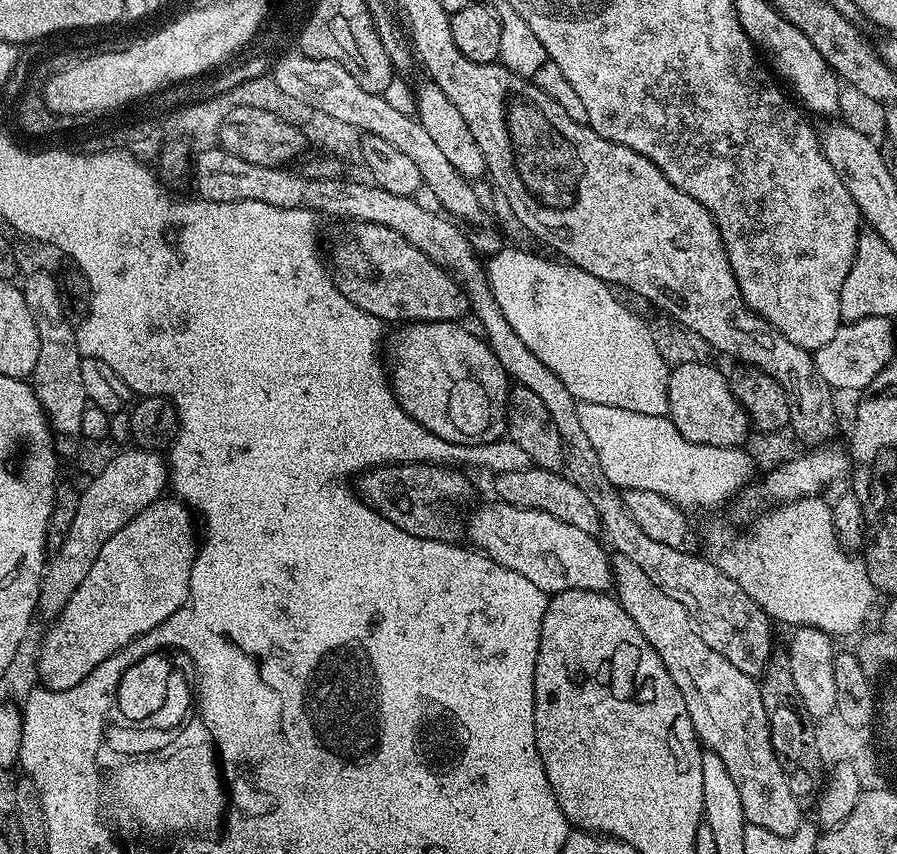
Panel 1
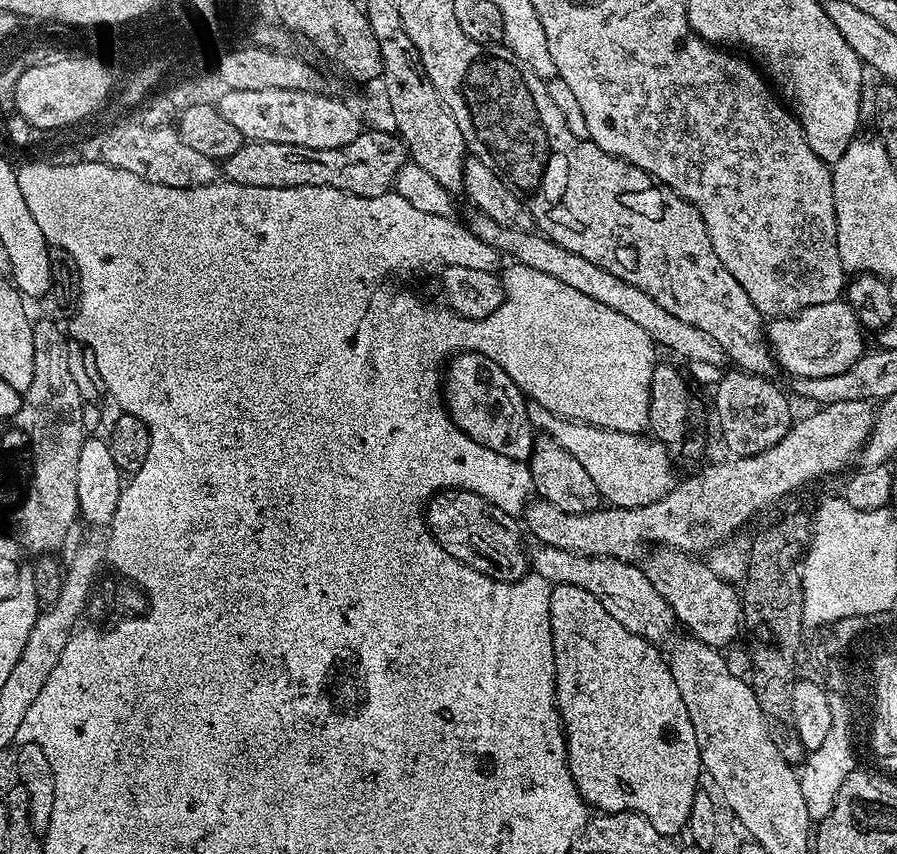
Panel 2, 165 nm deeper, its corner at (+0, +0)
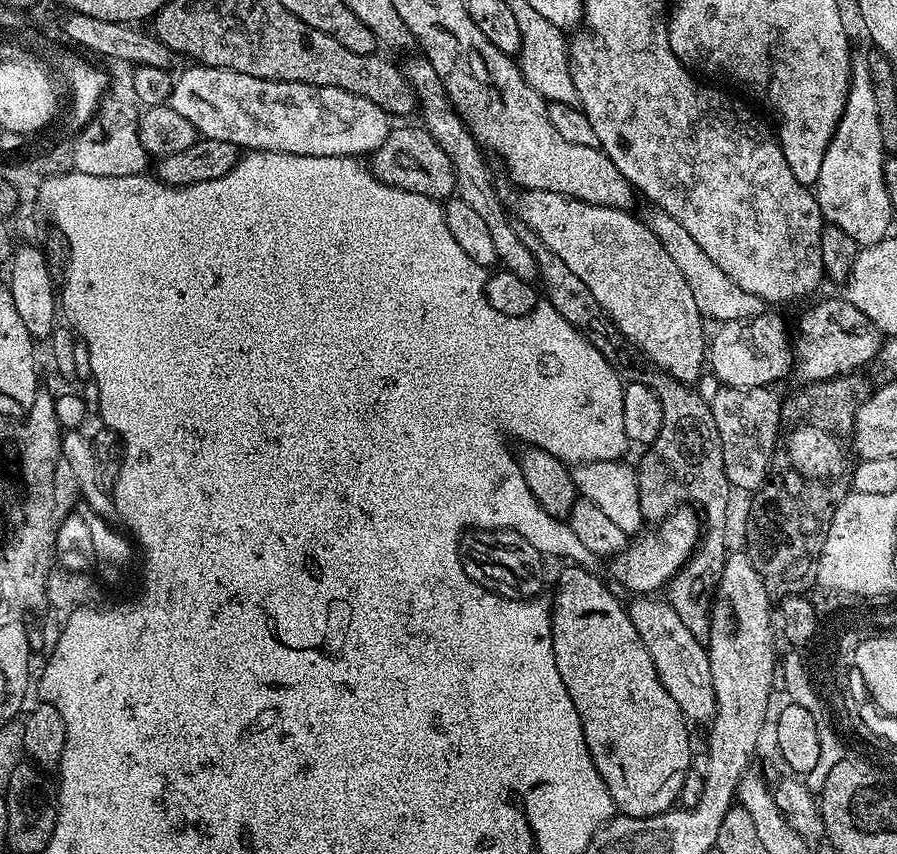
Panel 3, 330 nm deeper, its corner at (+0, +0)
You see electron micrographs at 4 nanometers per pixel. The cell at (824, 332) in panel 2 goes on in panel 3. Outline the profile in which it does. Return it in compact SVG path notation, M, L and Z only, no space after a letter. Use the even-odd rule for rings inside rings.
M761 314L751 320L726 320L719 325L716 333L711 333L710 347L706 352L706 360L710 365L710 372L720 379L721 385L730 388L767 388L775 385L775 380L780 380L784 375L789 375L790 360L788 364L788 328L780 316Z

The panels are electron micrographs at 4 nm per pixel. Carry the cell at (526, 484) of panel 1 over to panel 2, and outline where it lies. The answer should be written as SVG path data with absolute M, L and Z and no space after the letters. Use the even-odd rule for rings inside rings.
M867 400L858 402L834 402L817 407L816 412L795 421L790 431L784 435L782 442L762 450L762 454L738 456L720 460L709 468L701 470L697 476L688 481L677 483L676 487L662 498L645 504L643 508L618 508L601 506L586 514L566 514L550 502L539 498L533 499L522 513L527 531L543 546L554 546L560 550L570 550L583 556L605 556L615 560L636 562L649 551L648 544L676 548L679 552L704 554L721 542L727 541L731 532L736 532L755 512L768 508L779 496L788 496L795 488L816 480L819 476L832 476L840 472L851 460L857 459L858 453L872 433L876 421L873 405Z

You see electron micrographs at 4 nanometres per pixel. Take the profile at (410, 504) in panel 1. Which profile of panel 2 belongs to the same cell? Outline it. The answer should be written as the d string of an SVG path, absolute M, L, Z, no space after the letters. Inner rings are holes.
M445 488L428 501L426 519L432 537L439 542L442 550L458 558L458 562L478 570L478 574L486 574L507 584L529 575L530 552L524 549L525 533L521 521L506 514L506 510L498 510L494 502L465 488Z

